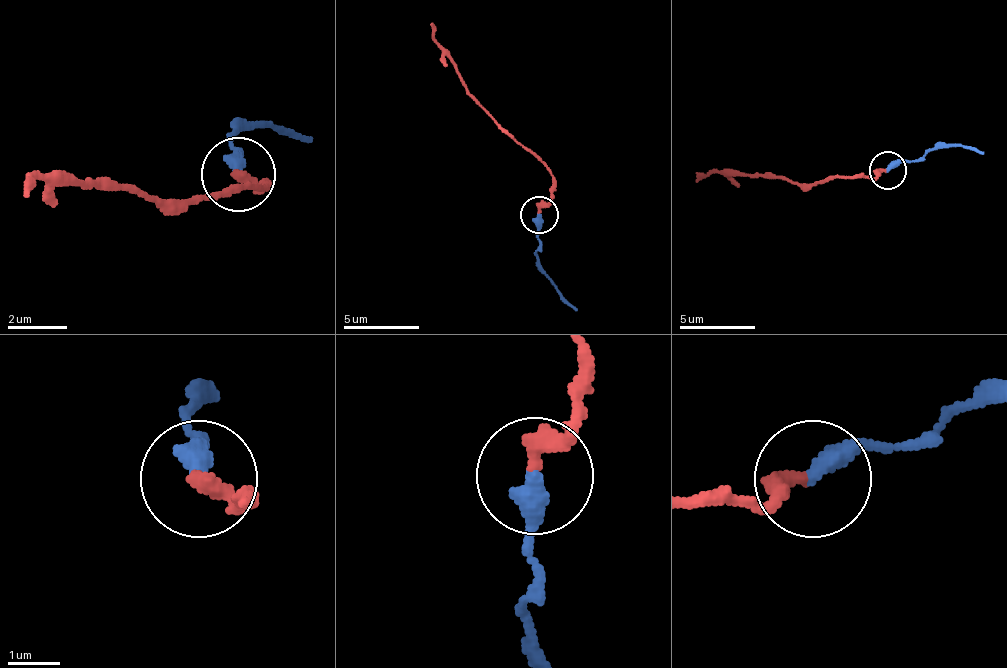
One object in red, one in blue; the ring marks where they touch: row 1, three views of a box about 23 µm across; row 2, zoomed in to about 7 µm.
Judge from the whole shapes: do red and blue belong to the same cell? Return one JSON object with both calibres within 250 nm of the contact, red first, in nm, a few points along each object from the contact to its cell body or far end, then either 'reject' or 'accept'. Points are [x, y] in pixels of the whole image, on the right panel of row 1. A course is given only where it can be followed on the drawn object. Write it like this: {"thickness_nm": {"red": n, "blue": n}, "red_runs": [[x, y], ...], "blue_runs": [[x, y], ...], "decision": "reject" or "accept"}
{"thickness_nm": {"red": 360, "blue": 400}, "red_runs": [[887, 171], [849, 175], [823, 183], [713, 171], [695, 183]], "blue_runs": [[887, 171], [943, 149], [969, 145], [984, 152]], "decision": "accept"}

